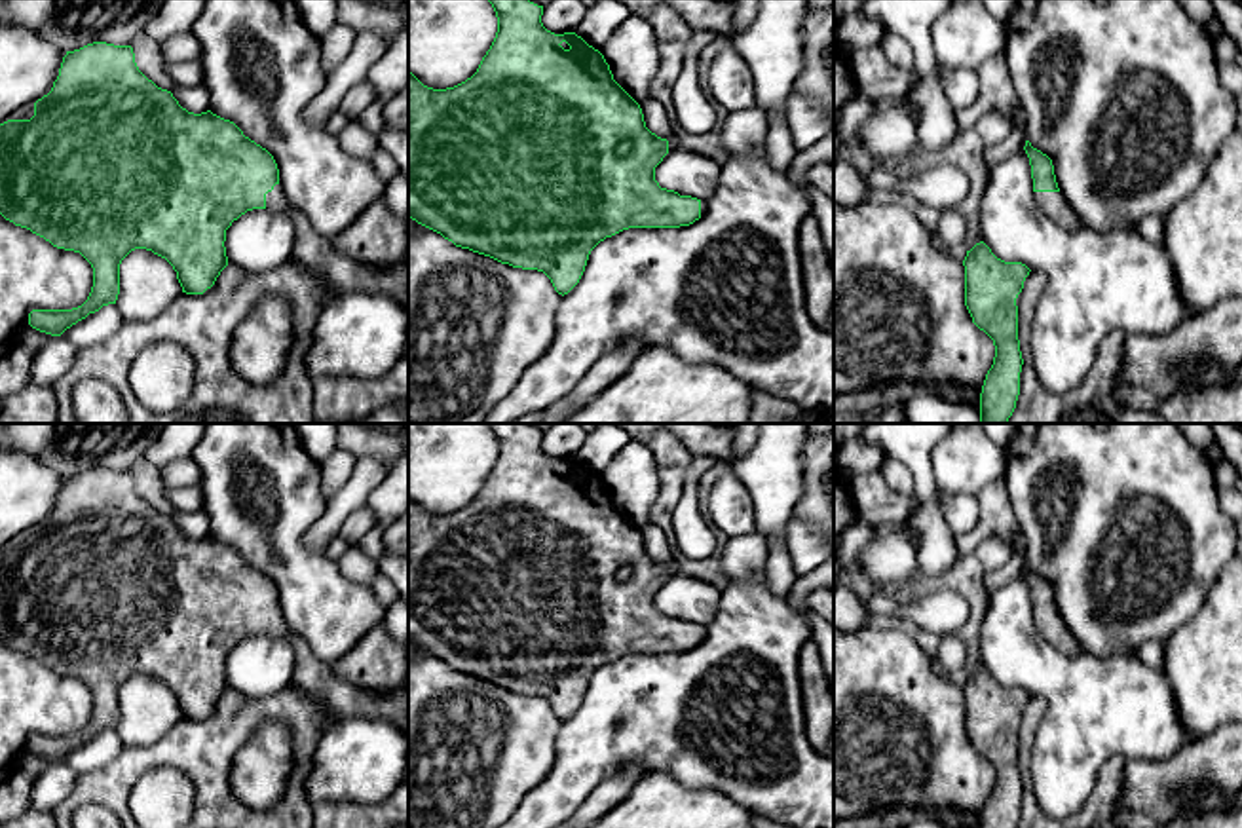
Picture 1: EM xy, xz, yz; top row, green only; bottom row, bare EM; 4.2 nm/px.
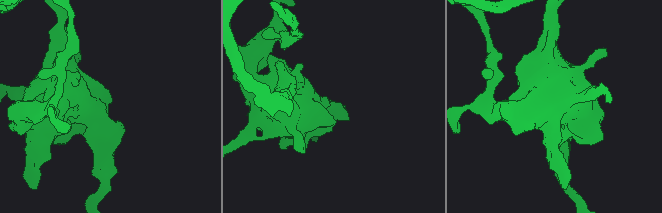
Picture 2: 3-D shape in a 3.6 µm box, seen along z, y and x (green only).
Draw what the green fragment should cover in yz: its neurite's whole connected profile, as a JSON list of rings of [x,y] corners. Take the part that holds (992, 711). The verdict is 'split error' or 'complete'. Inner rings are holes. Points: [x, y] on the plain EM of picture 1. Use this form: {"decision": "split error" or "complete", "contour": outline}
{"decision": "complete", "contour": [[[984,667],[967,676],[963,691],[965,731],[972,748],[995,771],[993,790],[986,800],[980,828],[1016,828],[1024,790],[1016,724],[1031,695],[1022,687],[997,684]]]}

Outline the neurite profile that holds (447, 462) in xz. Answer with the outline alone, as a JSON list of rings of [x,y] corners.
[[[408,423],[408,496],[427,513],[471,503],[498,458],[486,423]]]

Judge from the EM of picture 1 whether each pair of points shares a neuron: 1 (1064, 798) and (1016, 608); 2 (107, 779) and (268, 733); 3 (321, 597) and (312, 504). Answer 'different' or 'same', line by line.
1: same
2: different
3: same

